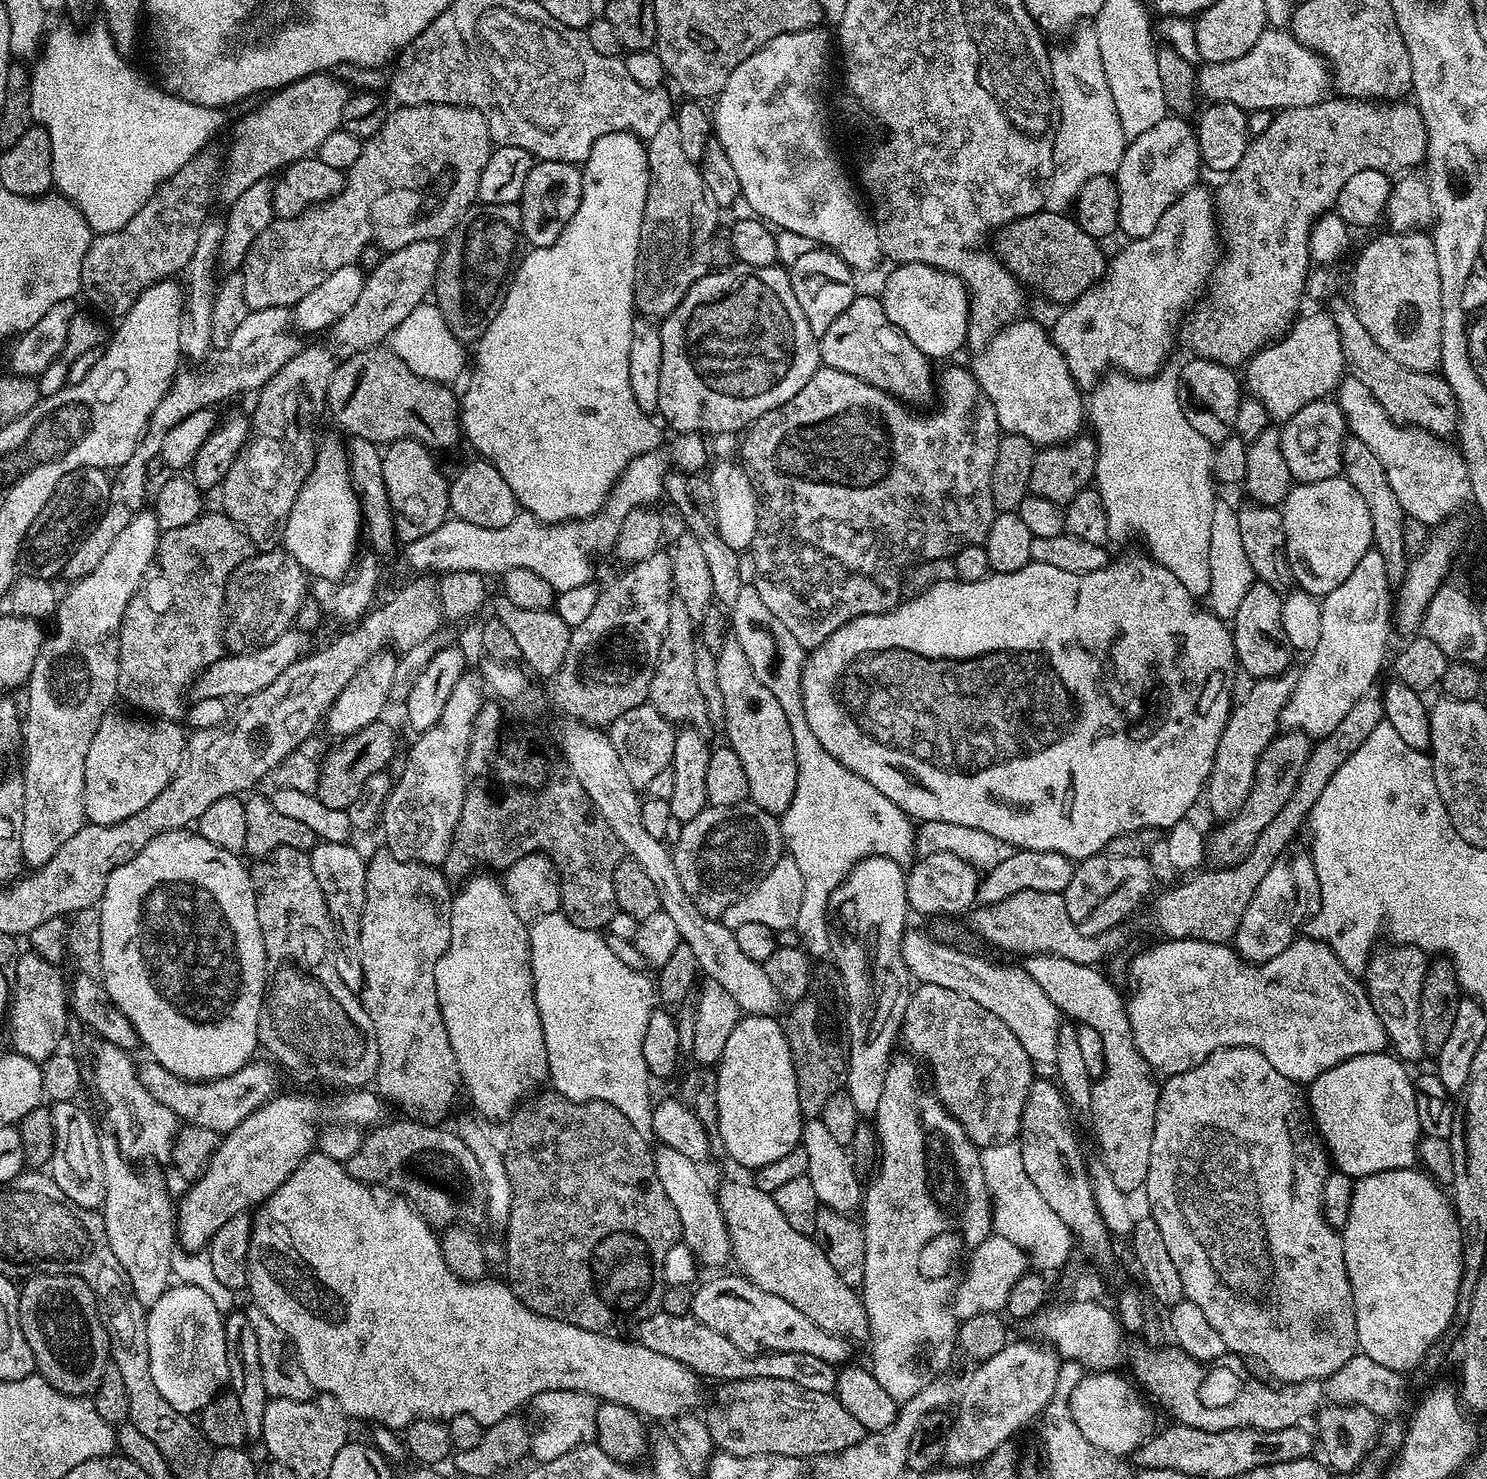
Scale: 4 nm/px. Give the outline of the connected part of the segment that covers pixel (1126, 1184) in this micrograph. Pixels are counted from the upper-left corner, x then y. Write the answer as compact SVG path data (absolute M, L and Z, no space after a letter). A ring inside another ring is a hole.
M1029 956L1022 967L1042 986L1058 1013L1069 1021L1089 1024L1102 1034L1104 1074L1093 1083L1090 1098L1090 1119L1100 1147L1098 1156L1118 1189L1125 1194L1139 1193L1146 1182L1146 1170L1150 1170L1150 1142L1154 1138L1160 1084L1153 1068L1136 1049L1125 997L1120 997L1119 990L1100 973L1101 969L1091 964L1070 962L1070 958L1061 956Z

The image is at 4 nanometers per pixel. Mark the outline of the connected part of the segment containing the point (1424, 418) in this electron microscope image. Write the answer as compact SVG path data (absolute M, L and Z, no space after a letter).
M1336 297L1329 299L1328 310L1334 318L1335 326L1338 327L1345 365L1351 377L1366 386L1371 396L1397 424L1421 428L1441 438L1448 437L1448 434L1453 435L1457 422L1457 402L1443 375L1436 372L1412 371L1395 361L1371 337L1358 318L1357 312L1353 310L1351 301L1345 297Z

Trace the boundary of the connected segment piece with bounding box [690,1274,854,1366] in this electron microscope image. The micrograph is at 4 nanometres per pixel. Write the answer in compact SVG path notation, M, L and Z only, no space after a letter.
M724 1274L713 1275L716 1276L713 1280L708 1280L701 1288L697 1287L695 1289L690 1315L698 1322L702 1322L702 1326L710 1326L710 1330L718 1330L718 1334L723 1334L726 1338L730 1338L730 1342L734 1342L734 1346L738 1346L738 1350L742 1350L747 1356L758 1356L766 1352L798 1352L800 1354L814 1354L814 1358L822 1358L822 1362L837 1366L847 1365L851 1361L848 1359L852 1356L854 1344L847 1336L835 1336L826 1330L822 1330L815 1322L810 1322L810 1318L806 1318L806 1314L802 1314L802 1310L797 1310L796 1307L790 1306L790 1302L785 1302L783 1298L778 1298L778 1294L770 1294L767 1290L762 1290L762 1286L754 1286L754 1282L743 1274L735 1274L736 1276L720 1275Z

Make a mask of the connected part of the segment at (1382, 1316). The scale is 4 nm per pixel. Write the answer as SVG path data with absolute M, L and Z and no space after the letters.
M1415 1167L1386 1170L1352 1185L1350 1216L1342 1229L1342 1254L1352 1287L1356 1342L1361 1353L1401 1374L1433 1351L1436 1339L1456 1316L1456 1295L1463 1274L1462 1234L1449 1193Z

